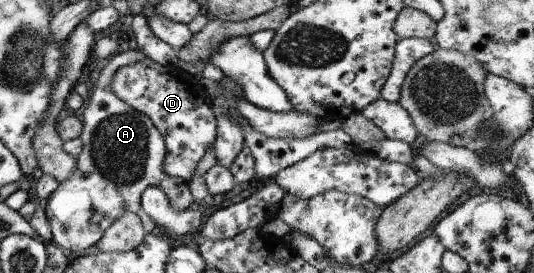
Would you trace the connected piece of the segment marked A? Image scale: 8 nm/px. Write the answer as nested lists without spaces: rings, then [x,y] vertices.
[[[132,45],[128,50],[113,55],[109,59],[110,61],[101,68],[95,86],[90,90],[87,106],[81,112],[82,130],[78,138],[81,140],[82,148],[75,159],[75,169],[65,181],[58,184],[58,188],[42,203],[50,227],[50,242],[56,247],[69,250],[69,252],[79,252],[95,245],[106,229],[125,212],[135,214],[140,219],[145,234],[150,233],[155,224],[143,213],[139,205],[141,194],[148,187],[159,188],[173,209],[186,210],[193,202],[188,184],[183,180],[168,176],[164,172],[163,162],[166,153],[164,141],[159,132],[141,112],[137,112],[122,102],[110,90],[113,74],[121,66],[141,61],[143,58],[145,58],[144,55]]]

